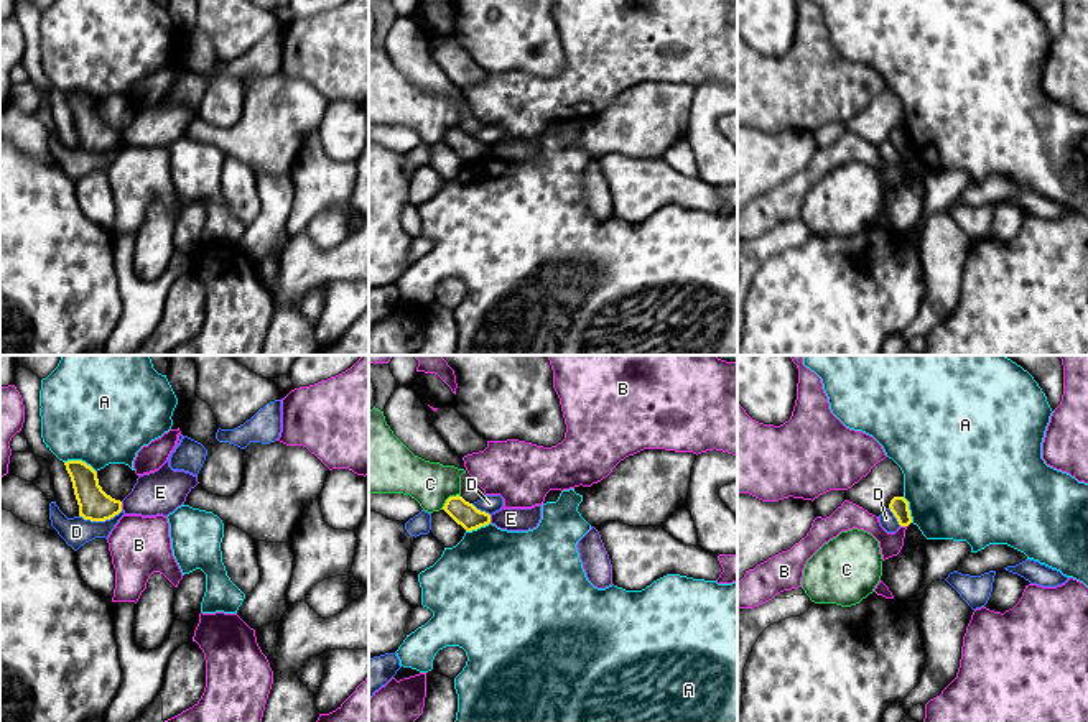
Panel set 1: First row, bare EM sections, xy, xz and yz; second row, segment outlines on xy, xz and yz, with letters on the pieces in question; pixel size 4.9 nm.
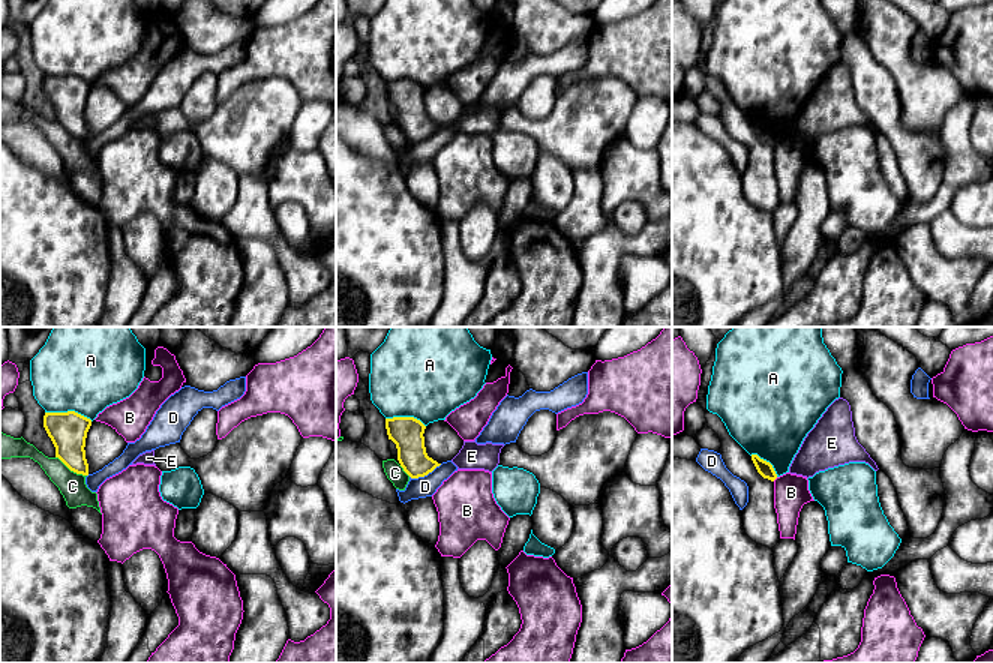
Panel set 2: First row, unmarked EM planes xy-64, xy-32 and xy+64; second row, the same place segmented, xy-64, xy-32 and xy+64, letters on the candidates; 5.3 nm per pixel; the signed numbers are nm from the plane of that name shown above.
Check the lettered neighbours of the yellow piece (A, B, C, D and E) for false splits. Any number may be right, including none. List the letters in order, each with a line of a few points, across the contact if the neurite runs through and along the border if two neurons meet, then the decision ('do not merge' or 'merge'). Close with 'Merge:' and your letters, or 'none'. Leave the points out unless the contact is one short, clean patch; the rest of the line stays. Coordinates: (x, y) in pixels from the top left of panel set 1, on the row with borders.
A: do not merge
B: do not merge
C: do not merge
D: line xy (122, 510), (104, 520), (84, 520), (79, 517); do not merge
E: line xy (120, 502), (122, 509); do not merge
Merge: none

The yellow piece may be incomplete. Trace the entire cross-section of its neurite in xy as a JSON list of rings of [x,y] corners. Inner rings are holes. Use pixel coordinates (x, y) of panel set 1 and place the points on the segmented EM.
[[[82,461],[64,462],[79,505],[79,516],[105,521],[122,511],[122,502],[107,495],[99,485],[97,472]]]

